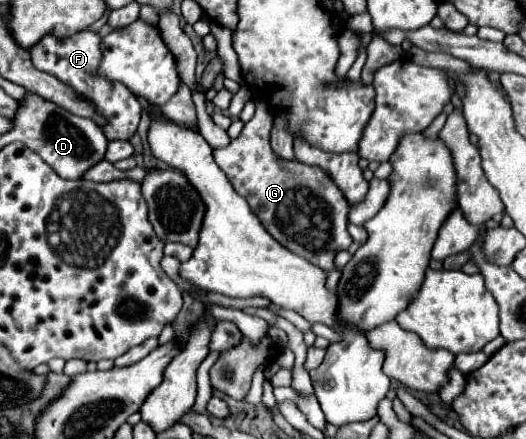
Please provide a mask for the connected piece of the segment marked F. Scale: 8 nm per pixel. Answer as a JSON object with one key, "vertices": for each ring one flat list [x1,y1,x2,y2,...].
{"vertices":[[79,30,67,38,55,38,55,34,47,34,39,46,31,46,29,54,33,60,33,66,37,70,55,74,55,78,63,80,67,86,79,94,79,98,87,98,99,114,103,114,103,134,107,140,131,140,131,136,137,132,139,120,141,120,141,106,135,100,135,96,127,90,127,86,121,86,121,82,107,82,99,74,99,62,103,58,101,50,101,36,93,30]]}

